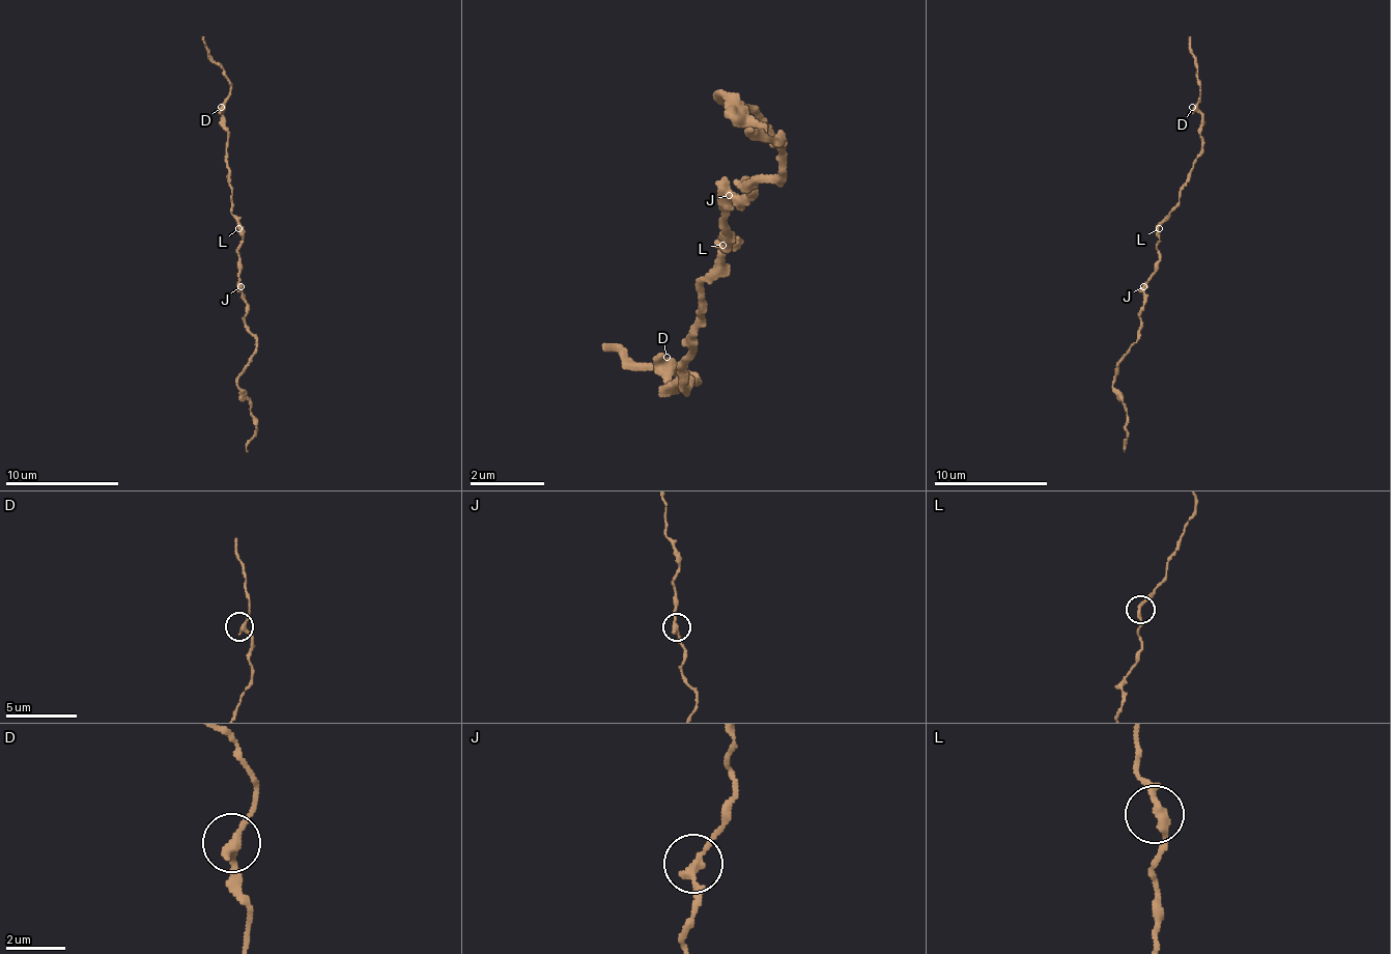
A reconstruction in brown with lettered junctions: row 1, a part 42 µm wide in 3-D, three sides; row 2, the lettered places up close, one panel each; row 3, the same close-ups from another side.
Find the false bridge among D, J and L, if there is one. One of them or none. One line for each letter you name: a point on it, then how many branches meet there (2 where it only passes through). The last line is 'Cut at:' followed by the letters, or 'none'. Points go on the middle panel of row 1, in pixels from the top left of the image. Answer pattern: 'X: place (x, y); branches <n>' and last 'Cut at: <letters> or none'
Cut at: none

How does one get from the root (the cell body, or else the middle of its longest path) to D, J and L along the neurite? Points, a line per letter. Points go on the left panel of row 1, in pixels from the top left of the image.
D: (238, 249), (240, 223), (232, 212), (232, 187), (227, 166), (227, 127), (221, 107)
J: (238, 249), (238, 282), (240, 285)
L: (238, 249), (240, 243), (238, 228)

